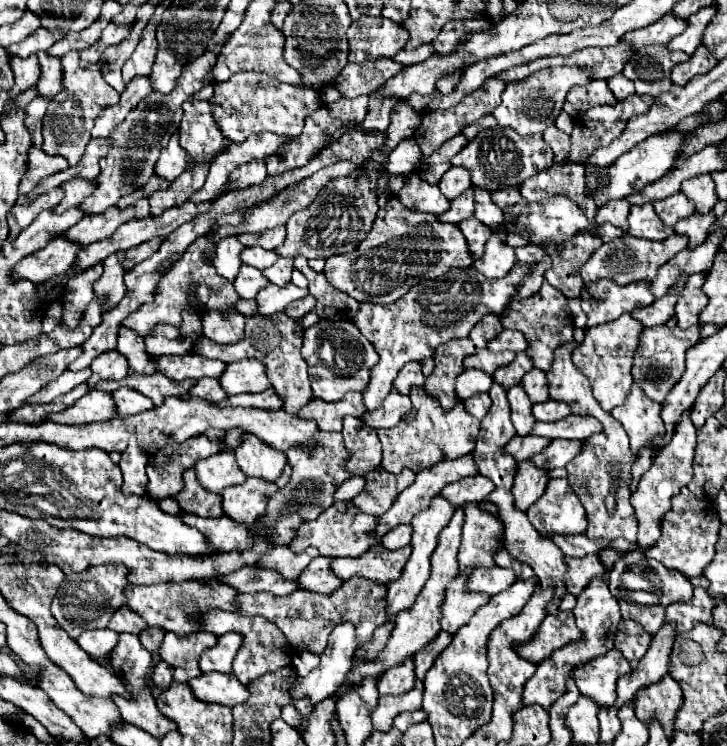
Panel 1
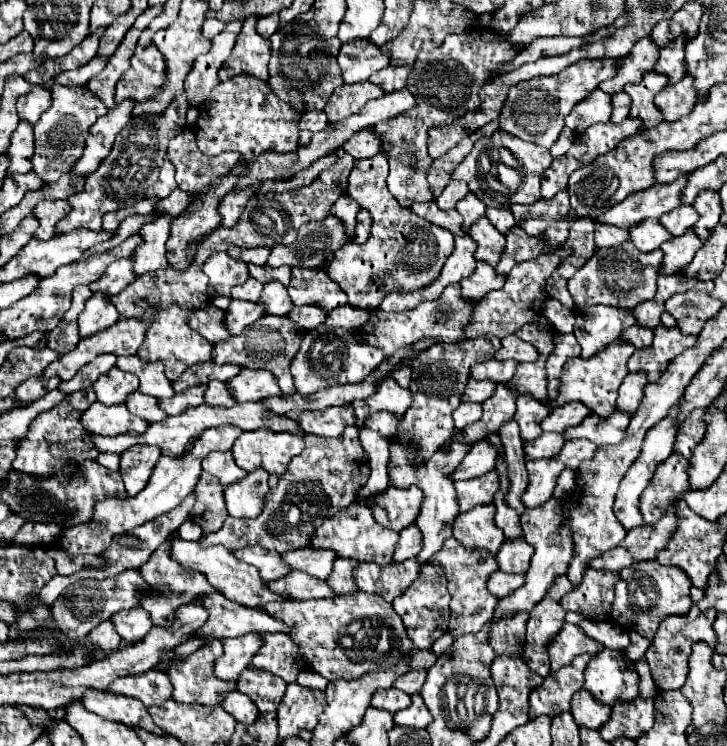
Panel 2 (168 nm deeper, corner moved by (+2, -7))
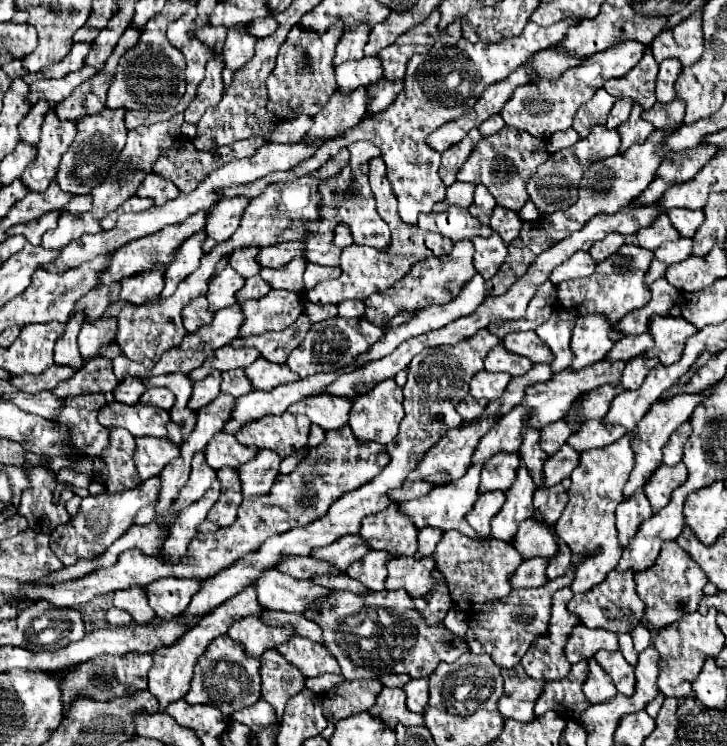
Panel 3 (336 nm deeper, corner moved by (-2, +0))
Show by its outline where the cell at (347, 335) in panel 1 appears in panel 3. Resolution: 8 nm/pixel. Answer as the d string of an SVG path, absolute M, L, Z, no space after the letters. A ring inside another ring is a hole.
M332 317L332 319L326 319L326 321L314 323L310 327L310 333L290 353L286 365L290 367L292 373L296 373L302 379L310 377L310 375L316 375L316 373L334 373L338 369L354 365L354 361L362 353L366 353L382 337L384 337L382 329L378 329L376 325L372 325L366 319L350 319L350 321L346 321L346 319L340 319L340 317Z

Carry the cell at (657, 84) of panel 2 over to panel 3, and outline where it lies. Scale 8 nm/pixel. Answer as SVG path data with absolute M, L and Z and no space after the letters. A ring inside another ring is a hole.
M634 103L628 121L618 127L620 137L622 137L620 151L622 151L622 149L628 149L634 141L646 141L646 137L654 131L654 125L652 125L650 121L642 119L642 111L644 111L644 109L640 107L640 103Z

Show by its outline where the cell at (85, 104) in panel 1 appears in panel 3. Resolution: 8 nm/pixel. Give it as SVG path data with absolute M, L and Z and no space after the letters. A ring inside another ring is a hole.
M54 109L46 113L40 131L38 157L26 167L26 171L20 177L30 191L44 191L50 185L50 181L54 181L60 159L70 149L76 135L76 121L58 119Z

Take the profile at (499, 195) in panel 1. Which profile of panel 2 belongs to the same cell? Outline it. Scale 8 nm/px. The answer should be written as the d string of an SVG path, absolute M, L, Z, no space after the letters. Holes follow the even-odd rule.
M488 208L486 218L494 224L494 228L502 234L506 234L514 226L514 216L508 208Z

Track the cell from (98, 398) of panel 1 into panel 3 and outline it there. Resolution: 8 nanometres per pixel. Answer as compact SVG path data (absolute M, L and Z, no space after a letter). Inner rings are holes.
M110 401L98 411L98 423L104 427L124 427L134 437L154 435L166 437L166 421L170 413L154 405L122 405L120 401Z

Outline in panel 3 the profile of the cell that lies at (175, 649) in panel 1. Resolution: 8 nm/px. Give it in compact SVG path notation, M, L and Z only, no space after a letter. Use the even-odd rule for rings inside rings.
M220 635L214 639L202 657L198 659L194 667L194 677L190 683L190 691L184 695L184 699L194 705L194 703L208 703L222 713L232 715L236 709L254 705L260 699L260 677L258 677L258 659L246 657L242 653L242 645L234 643L228 635Z

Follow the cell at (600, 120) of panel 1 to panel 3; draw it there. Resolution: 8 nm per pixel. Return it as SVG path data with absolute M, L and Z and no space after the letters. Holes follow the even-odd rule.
M594 125L594 129L590 131L588 137L580 139L576 145L556 151L550 155L550 159L546 163L542 163L538 167L538 171L534 173L534 177L530 179L528 185L528 195L534 201L534 205L538 207L540 215L550 215L558 209L568 209L570 205L574 205L576 191L578 191L578 181L580 175L596 161L602 157L612 157L614 153L618 153L620 149L620 133L618 129L608 129L606 125Z

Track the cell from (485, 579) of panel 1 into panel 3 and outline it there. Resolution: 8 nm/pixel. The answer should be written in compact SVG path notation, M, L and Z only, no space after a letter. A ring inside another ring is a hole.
M526 559L520 563L520 567L510 575L512 589L528 589L528 587L540 587L546 583L546 559Z

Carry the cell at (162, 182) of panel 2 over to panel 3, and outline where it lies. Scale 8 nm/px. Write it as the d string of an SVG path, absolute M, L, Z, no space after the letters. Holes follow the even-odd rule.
M150 173L136 191L138 197L152 197L156 205L162 205L162 203L178 197L178 193L180 191L176 189L176 185L172 181L168 181L164 177L158 177L156 173Z

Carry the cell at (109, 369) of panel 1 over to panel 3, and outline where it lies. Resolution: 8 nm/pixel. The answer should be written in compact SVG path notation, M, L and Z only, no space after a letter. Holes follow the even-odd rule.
M126 375L126 377L116 385L116 389L112 391L112 395L114 395L116 401L122 401L122 403L126 403L126 405L134 405L134 403L138 403L138 397L140 397L144 391L146 391L146 385L142 385L142 381L140 381L138 377Z

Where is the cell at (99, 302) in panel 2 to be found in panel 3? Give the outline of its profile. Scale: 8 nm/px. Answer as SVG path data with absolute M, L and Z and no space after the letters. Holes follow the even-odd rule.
M100 317L94 323L84 321L78 335L80 355L84 357L84 361L94 359L94 353L98 353L98 345L106 345L106 341L114 341L116 329L118 329L118 321L114 321L114 317Z

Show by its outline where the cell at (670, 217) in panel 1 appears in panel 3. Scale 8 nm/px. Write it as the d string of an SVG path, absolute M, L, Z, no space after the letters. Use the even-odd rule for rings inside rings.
M668 209L666 215L670 217L672 225L678 229L682 237L694 237L694 233L704 221L702 209L696 209L696 211L694 209Z

